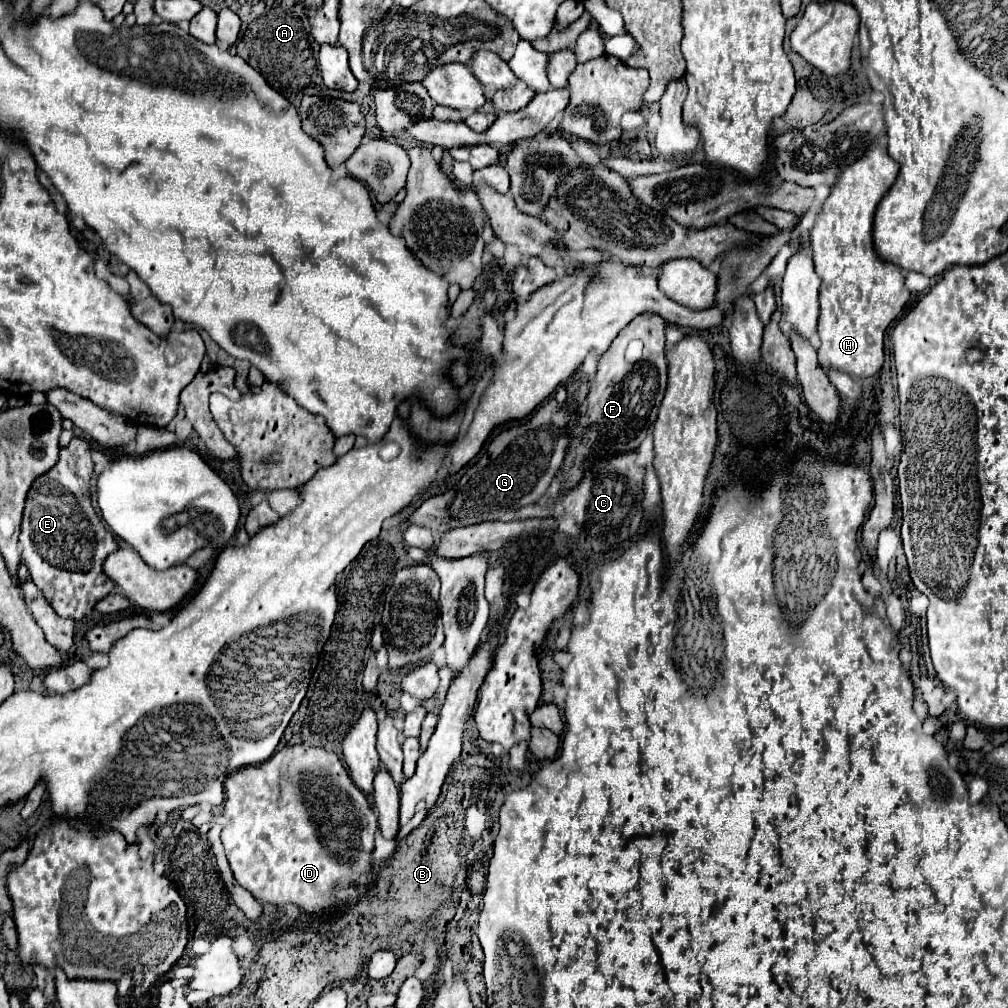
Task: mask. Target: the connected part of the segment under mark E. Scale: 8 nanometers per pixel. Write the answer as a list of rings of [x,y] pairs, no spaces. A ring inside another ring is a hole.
[[[73,437],[69,447],[61,449],[57,465],[33,483],[19,537],[21,553],[35,585],[47,595],[47,601],[59,615],[71,619],[83,619],[93,611],[97,601],[113,591],[111,579],[103,573],[103,559],[111,551],[117,551],[117,543],[91,507],[91,475],[89,443]]]

